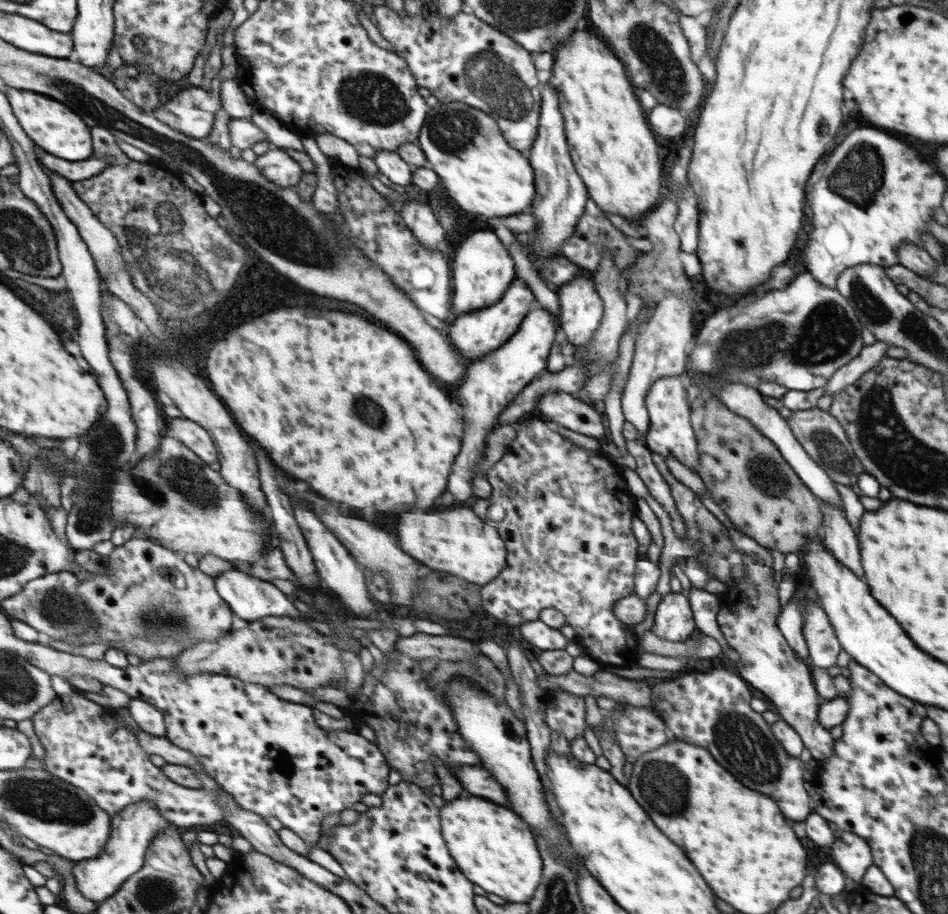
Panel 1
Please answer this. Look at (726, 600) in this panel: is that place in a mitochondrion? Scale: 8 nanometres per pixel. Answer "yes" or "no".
no

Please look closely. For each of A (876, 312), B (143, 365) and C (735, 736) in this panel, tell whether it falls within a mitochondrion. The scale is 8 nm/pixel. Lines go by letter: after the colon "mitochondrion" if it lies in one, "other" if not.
A: mitochondrion
B: other
C: mitochondrion

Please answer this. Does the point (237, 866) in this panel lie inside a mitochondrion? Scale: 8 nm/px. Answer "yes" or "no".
no

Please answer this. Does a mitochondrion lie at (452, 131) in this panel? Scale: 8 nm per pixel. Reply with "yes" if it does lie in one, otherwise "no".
yes

